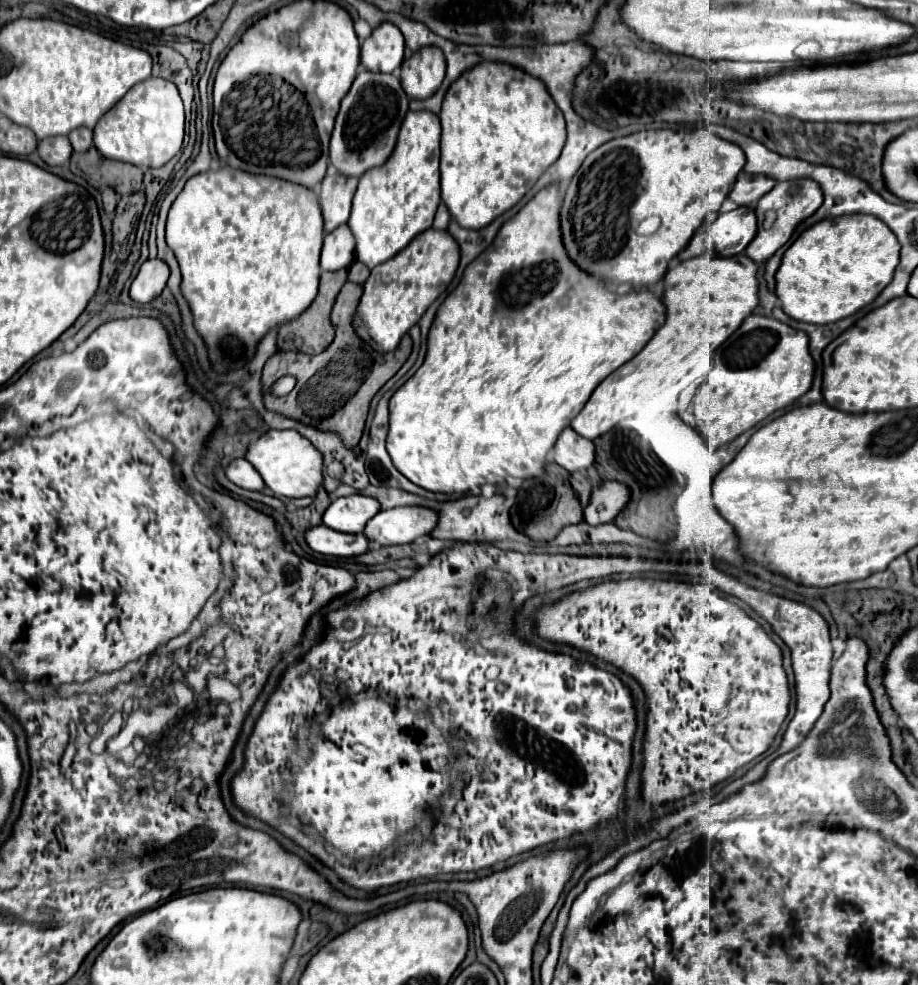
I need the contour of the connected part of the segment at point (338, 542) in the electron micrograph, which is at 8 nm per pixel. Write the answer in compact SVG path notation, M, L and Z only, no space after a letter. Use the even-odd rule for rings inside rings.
M325 524L309 528L305 532L305 540L315 552L341 556L341 558L359 556L369 548L369 540L363 534L341 534L341 532L329 530Z

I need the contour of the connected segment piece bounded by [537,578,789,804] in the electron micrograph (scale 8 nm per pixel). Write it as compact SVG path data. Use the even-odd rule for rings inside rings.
M631 578L623 582L605 582L593 588L587 588L583 592L565 596L561 602L543 608L537 614L537 630L543 638L549 638L553 642L565 642L575 648L581 648L589 654L595 654L621 670L629 672L633 678L637 678L645 692L647 692L647 702L649 702L649 714L647 714L647 734L645 734L645 750L643 750L643 794L649 802L663 804L669 800L679 800L691 792L699 790L709 790L717 782L723 782L729 778L737 768L749 764L757 756L761 756L777 736L787 712L789 712L789 686L787 686L787 676L783 670L783 660L781 660L781 650L779 646L765 634L765 630L749 618L739 606L733 602L723 600L721 596L715 594L715 590L707 584L683 584L683 582L663 582L663 580L647 580L647 578ZM661 630L669 630L671 638L667 638Z

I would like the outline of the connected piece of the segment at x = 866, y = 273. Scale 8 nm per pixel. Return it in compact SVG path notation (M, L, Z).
M849 214L825 218L813 224L787 248L783 262L775 274L775 294L781 300L783 312L797 322L809 324L831 324L855 314L863 306L871 304L883 292L883 288L891 284L893 272L899 266L899 248L901 246L897 236L875 216Z

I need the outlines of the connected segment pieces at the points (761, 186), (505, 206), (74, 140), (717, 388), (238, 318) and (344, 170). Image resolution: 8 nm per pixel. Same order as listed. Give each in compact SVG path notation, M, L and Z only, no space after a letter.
M739 174L729 198L737 204L737 206L749 206L755 204L761 196L765 196L765 192L769 192L775 186L775 182L771 178L765 176L749 176L749 174Z
M483 62L463 74L445 94L441 120L441 200L451 218L467 230L481 230L515 206L559 158L565 144L565 120L537 78L509 70L497 62Z
M73 130L69 140L75 152L87 152L93 146L93 130Z
M751 314L741 324L741 330L715 350L713 370L701 386L693 406L685 410L681 418L703 434L711 450L719 450L733 442L769 414L793 404L809 390L815 364L807 342L809 338L805 332L797 332L771 316Z
M229 166L213 172L201 172L191 176L185 182L185 188L181 190L181 194L177 196L177 200L173 202L171 210L169 210L169 218L167 218L167 246L173 250L179 266L181 266L181 294L187 300L191 314L193 314L193 326L199 332L199 336L203 338L205 346L207 346L207 354L209 354L209 362L213 366L213 370L217 374L225 374L225 372L235 372L241 370L243 366L247 366L251 362L251 358L257 352L259 342L263 340L263 336L277 328L283 326L287 322L291 322L293 318L301 316L311 302L317 296L317 288L319 288L319 276L321 276L321 268L319 268L319 252L321 252L321 242L323 242L323 218L321 218L321 208L317 202L317 194L313 190L305 190L305 186L297 186L293 182L285 182L281 178L269 178L269 176L253 176L253 174L245 174L241 170L233 170Z
M361 70L347 96L341 100L341 110L337 114L329 144L331 166L347 178L361 178L365 170L379 166L379 158L391 156L395 150L407 106L409 96L405 96L401 90L399 78L395 74L369 74L367 70Z

